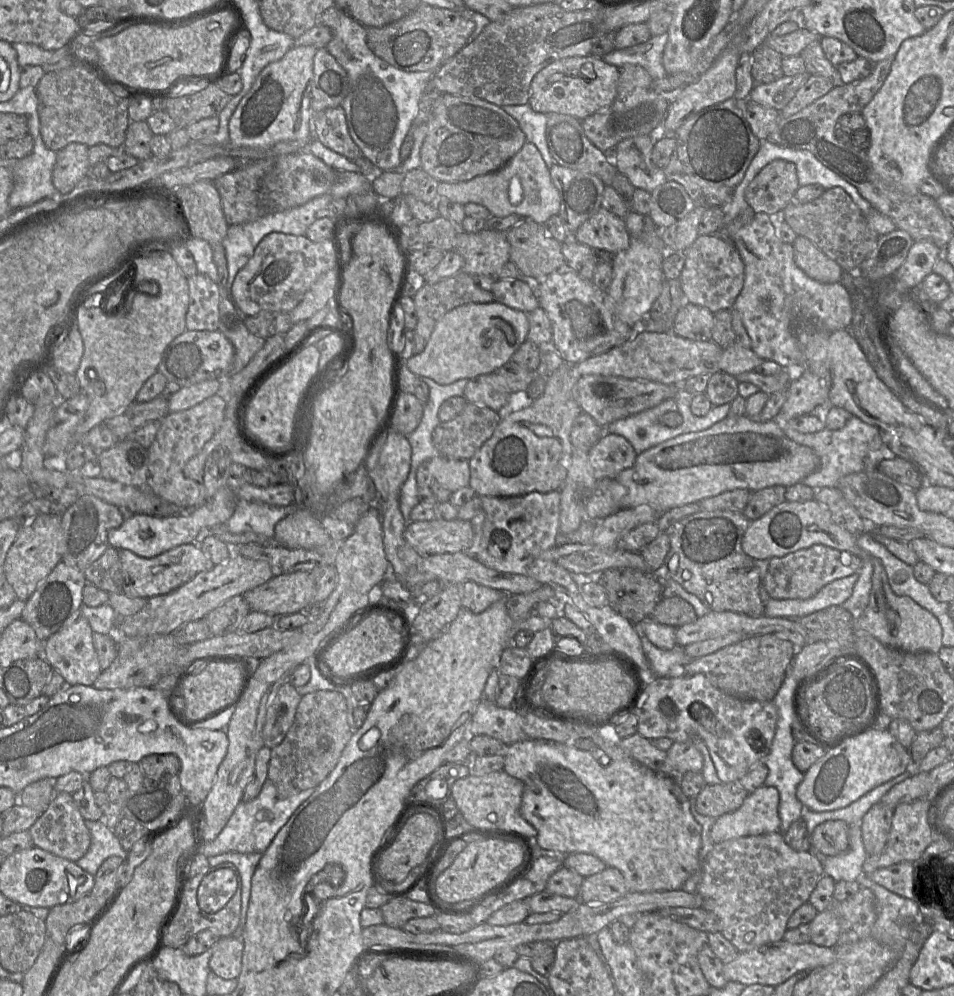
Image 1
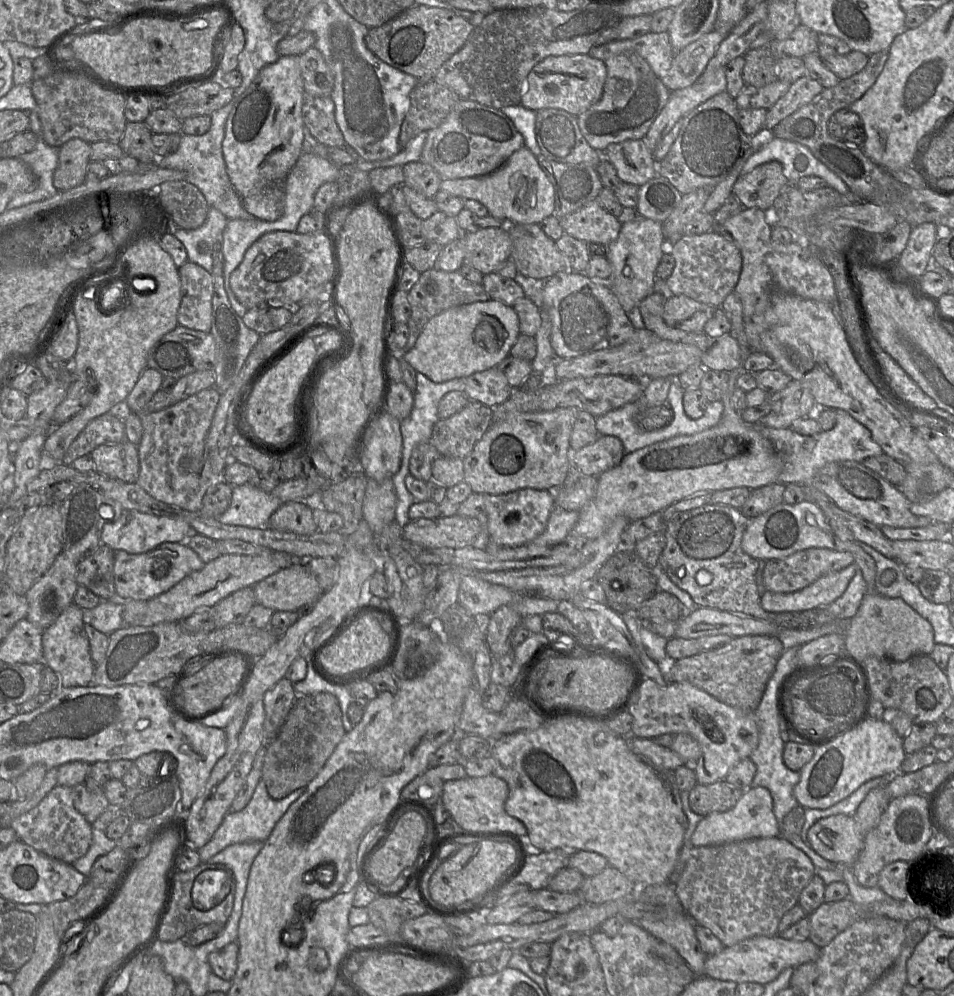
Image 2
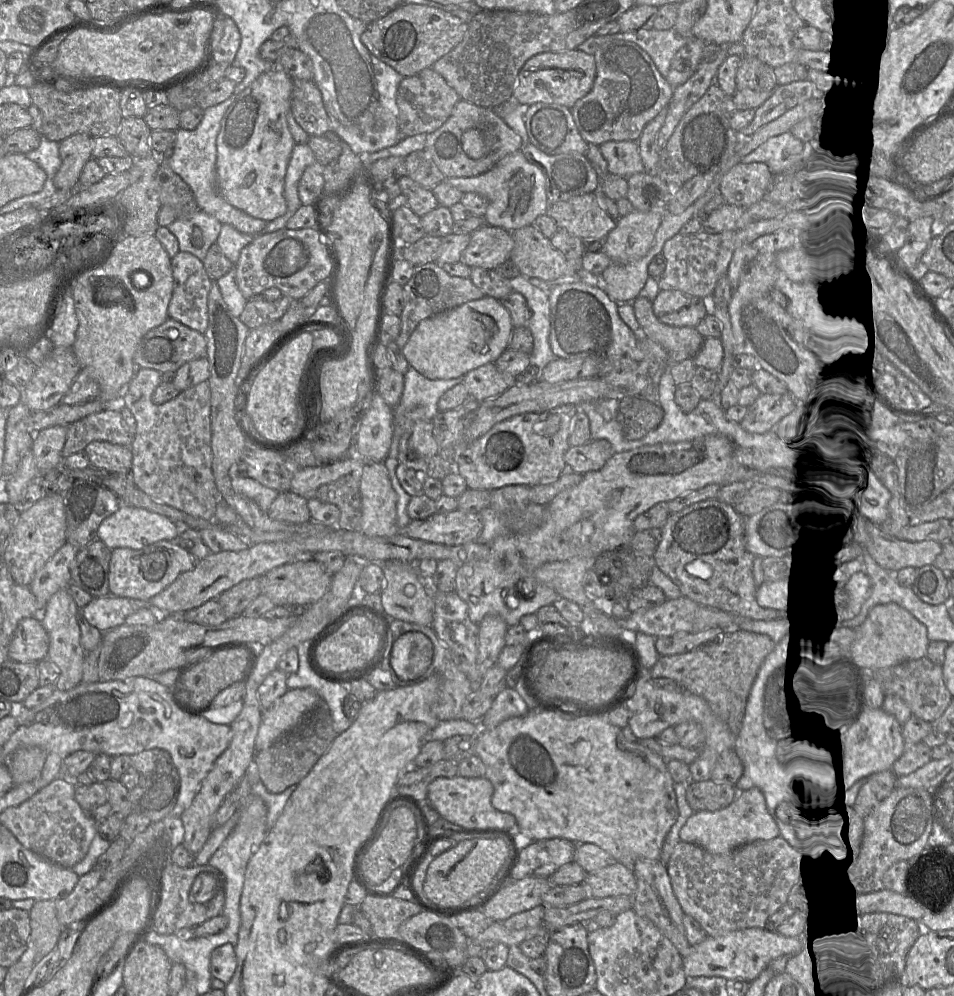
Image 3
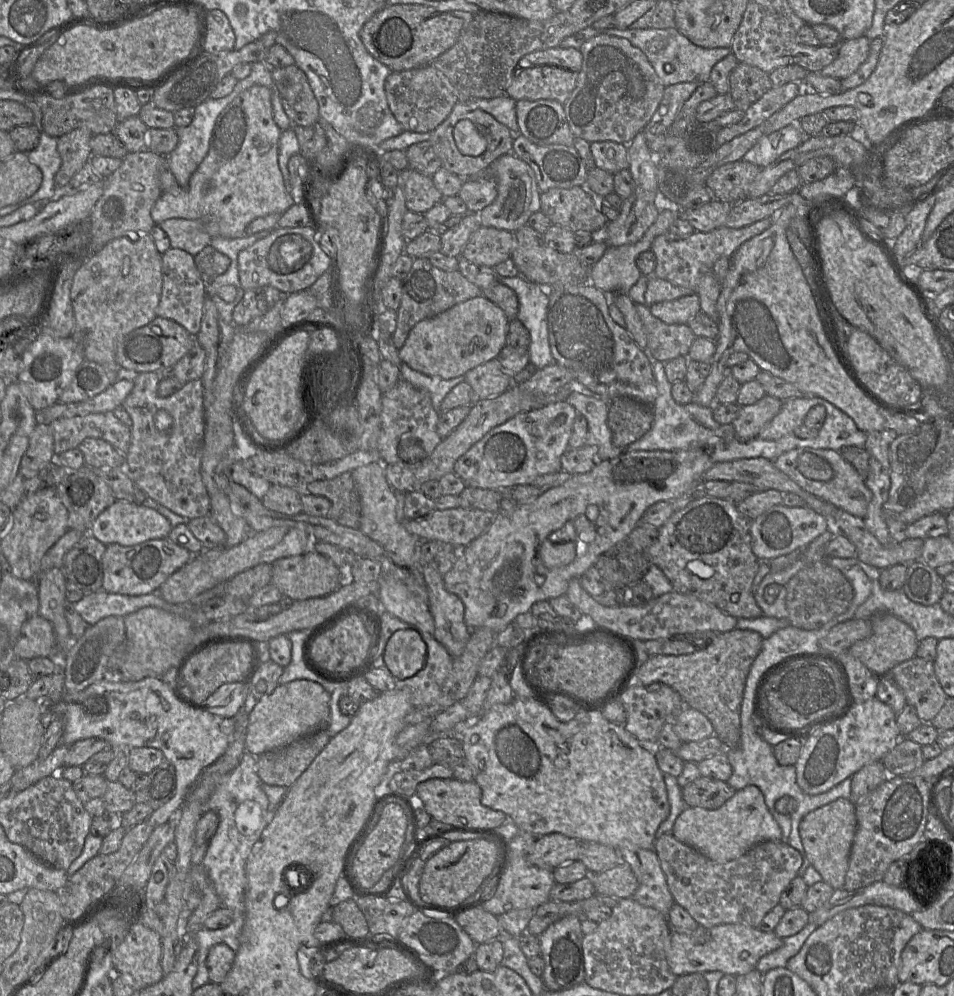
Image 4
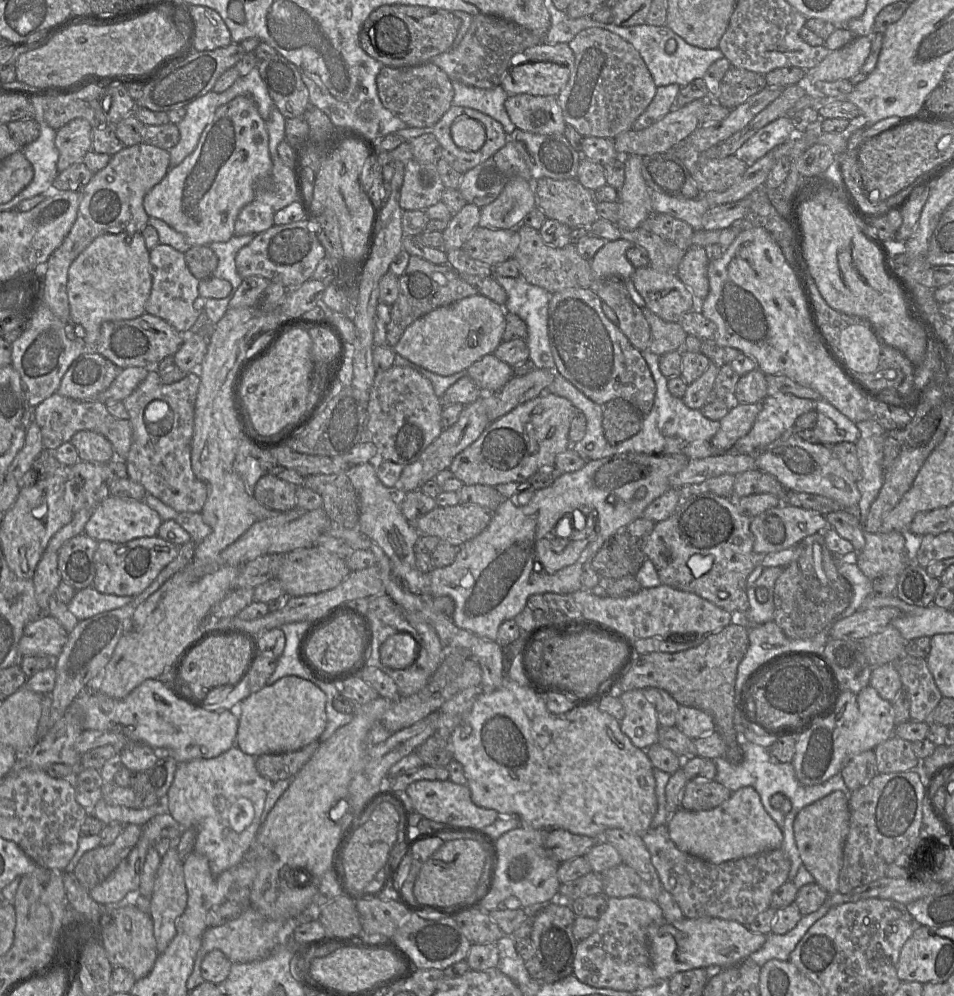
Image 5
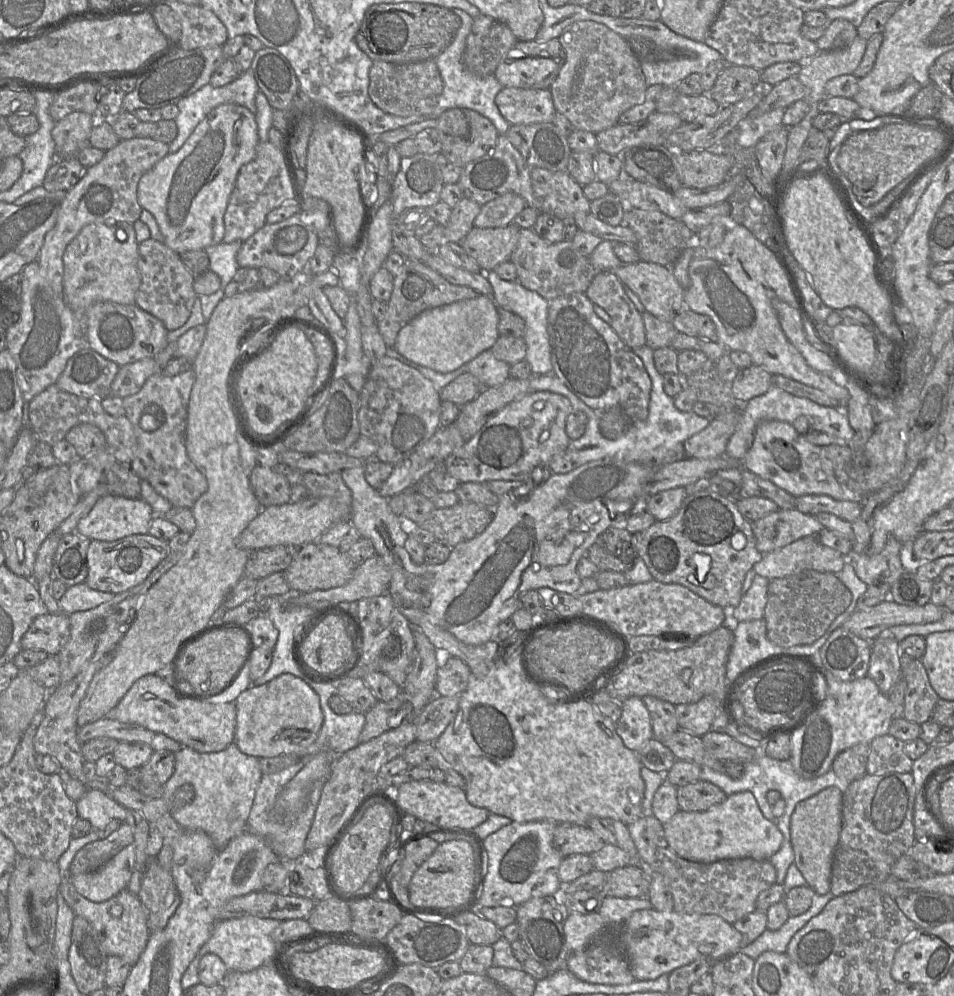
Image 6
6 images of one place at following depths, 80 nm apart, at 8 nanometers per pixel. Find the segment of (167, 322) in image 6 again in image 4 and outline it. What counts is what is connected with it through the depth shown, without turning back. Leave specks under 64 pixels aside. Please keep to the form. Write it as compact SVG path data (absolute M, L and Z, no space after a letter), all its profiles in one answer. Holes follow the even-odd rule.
M169 248L162 254L162 292L156 308L157 317L173 320L196 336L201 328L207 282L197 269L194 256L186 251Z

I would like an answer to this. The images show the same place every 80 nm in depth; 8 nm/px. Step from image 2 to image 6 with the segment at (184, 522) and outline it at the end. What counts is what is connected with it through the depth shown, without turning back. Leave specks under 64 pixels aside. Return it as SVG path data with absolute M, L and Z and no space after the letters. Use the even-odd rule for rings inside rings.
M107 494L101 497L89 514L78 522L76 532L91 541L115 541L130 535L148 534L151 521L155 516L151 506L141 498L128 499Z

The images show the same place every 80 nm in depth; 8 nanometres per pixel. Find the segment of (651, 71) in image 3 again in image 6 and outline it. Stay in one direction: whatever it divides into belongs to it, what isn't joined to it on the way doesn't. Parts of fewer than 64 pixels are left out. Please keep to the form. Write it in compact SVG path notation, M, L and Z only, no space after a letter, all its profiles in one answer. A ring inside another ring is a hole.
M578 21L558 38L566 58L549 88L555 108L575 129L594 134L618 124L623 112L644 101L648 84L629 42L594 21Z

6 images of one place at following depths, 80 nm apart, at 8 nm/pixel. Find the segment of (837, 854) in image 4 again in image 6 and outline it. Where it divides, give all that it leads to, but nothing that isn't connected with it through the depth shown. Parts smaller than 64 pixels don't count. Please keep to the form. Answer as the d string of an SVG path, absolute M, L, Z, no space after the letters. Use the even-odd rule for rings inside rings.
M836 786L800 801L790 820L791 843L794 864L802 873L806 883L818 895L830 892L832 862L842 829L843 793Z

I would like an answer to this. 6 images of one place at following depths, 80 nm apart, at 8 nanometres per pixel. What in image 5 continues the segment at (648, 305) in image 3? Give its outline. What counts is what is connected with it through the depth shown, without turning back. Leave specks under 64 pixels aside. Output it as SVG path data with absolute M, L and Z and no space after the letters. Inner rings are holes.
M644 307L642 313L650 328L650 344L648 350L657 356L672 351L681 351L687 333L679 322L667 322Z

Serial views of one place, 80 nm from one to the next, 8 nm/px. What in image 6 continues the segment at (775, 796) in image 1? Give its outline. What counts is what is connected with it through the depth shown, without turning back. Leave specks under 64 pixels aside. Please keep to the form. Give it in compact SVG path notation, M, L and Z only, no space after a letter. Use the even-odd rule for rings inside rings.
M750 791L734 793L725 801L704 812L679 810L664 825L665 838L671 849L681 858L693 862L712 863L720 860L753 858L768 860L781 847L783 835L777 825L768 820L760 810L755 796Z

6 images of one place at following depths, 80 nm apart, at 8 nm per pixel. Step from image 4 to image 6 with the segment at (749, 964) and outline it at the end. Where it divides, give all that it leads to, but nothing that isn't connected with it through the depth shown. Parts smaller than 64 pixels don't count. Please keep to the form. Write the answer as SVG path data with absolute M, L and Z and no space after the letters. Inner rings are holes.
M650 908L632 913L618 938L618 946L636 980L655 980L695 960L712 963L724 959L746 945L742 934L716 914L685 914Z

